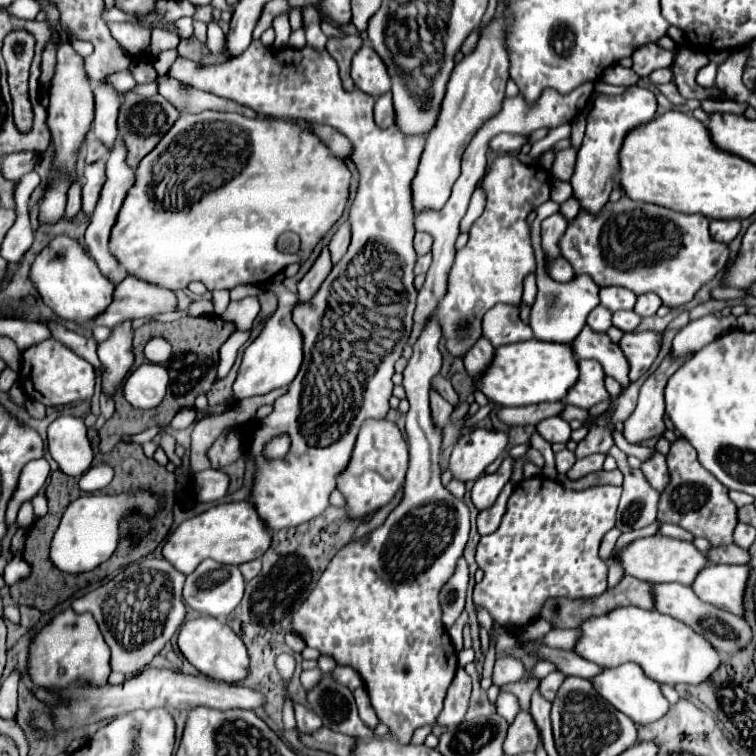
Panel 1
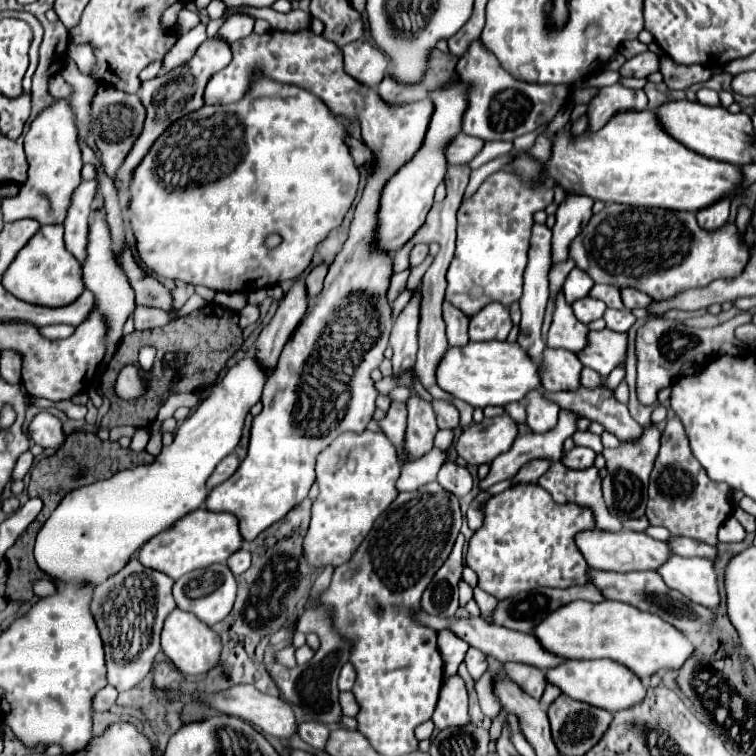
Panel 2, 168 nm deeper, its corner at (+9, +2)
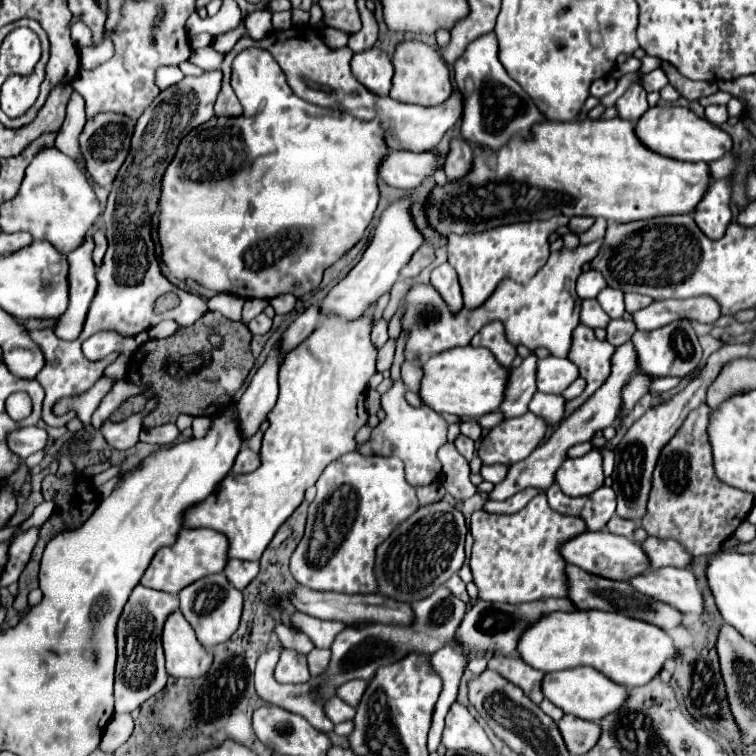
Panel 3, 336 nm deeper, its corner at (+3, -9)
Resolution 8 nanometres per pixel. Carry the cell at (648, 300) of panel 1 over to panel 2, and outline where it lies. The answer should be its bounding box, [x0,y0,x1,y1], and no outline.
[621,287,651,309]

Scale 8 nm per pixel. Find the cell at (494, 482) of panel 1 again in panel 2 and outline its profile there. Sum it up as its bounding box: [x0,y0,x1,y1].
[479,411,577,491]

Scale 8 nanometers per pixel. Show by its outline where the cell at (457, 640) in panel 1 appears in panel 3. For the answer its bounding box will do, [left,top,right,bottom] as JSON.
[445,574,469,602]

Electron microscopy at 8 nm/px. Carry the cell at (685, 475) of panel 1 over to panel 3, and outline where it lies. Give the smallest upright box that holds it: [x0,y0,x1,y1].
[641,404,753,556]

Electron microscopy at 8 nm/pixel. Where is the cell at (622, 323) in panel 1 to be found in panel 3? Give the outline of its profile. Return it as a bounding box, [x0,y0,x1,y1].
[607,318,637,346]

